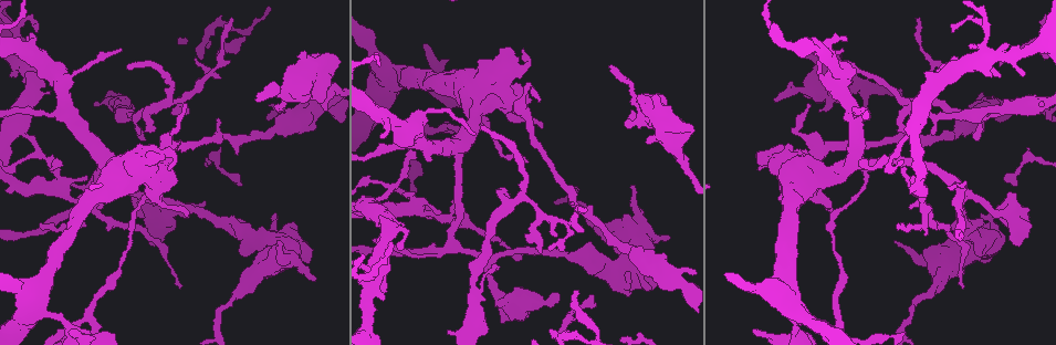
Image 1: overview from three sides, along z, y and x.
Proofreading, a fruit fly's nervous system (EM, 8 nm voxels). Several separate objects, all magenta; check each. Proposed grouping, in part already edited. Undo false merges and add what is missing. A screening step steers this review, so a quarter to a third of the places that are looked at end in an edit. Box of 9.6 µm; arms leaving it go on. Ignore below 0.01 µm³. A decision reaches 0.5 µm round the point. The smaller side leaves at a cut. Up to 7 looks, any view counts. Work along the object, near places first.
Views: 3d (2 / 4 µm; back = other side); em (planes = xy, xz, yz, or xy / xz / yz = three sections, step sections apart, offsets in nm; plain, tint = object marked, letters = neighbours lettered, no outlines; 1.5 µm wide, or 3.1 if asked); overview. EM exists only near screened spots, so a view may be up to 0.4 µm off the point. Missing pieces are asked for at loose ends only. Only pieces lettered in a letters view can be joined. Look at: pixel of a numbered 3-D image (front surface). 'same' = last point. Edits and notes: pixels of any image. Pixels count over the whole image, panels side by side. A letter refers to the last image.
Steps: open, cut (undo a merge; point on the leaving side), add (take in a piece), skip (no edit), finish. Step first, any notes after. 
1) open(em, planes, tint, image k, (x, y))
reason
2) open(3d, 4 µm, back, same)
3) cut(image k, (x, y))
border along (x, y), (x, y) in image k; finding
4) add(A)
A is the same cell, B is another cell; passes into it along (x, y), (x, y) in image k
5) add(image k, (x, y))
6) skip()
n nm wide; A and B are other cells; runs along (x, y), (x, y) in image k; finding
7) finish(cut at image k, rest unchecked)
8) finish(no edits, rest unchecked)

open(3d, 2 µm, image 1, (921, 43))
a narrow waist

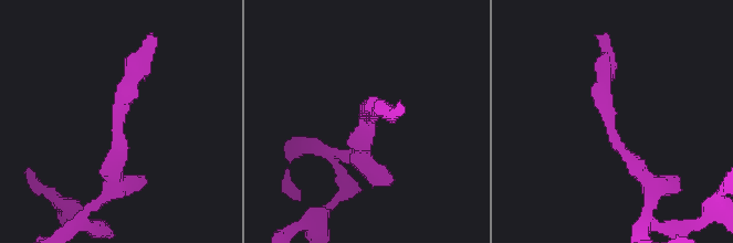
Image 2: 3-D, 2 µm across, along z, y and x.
open(em, planes, tint, image 2, (119, 122))
shape alone is not enough

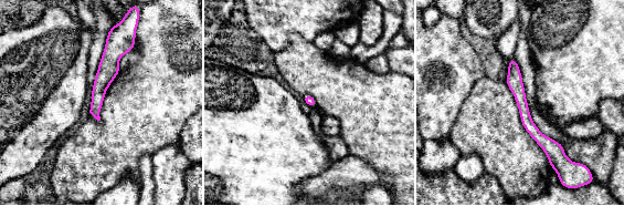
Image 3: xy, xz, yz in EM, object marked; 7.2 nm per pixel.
open(em, planes, letters, same)

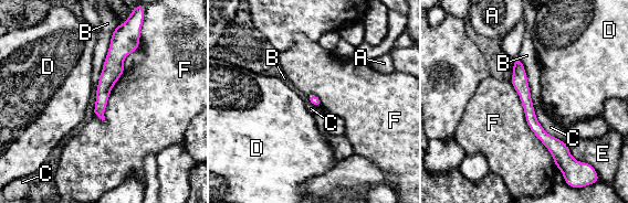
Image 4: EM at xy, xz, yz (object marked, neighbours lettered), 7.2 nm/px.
skip()
70 nm wide; F touches over 700 nm; A, B, C, D, E and F are other cells; one cell here

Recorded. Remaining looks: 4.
open(3d, 2 µm, image 1, (1003, 243))
branch stops here

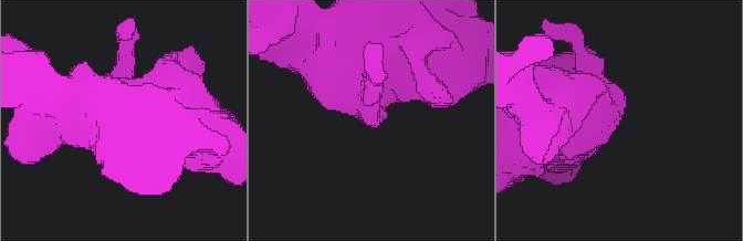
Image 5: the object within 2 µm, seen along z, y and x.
open(em, xy, step 8, letters, image 5, (620, 115))
now the EM

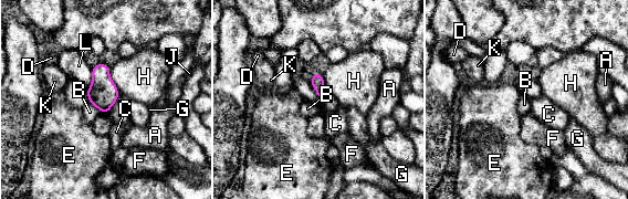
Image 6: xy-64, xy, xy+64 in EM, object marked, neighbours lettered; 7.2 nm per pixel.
open(em, planes, letters, same)
another direction

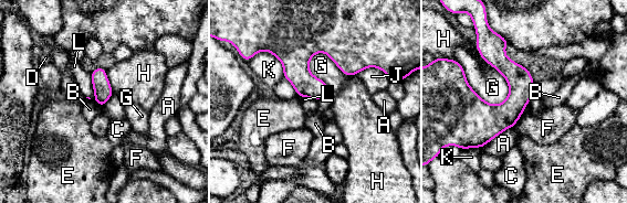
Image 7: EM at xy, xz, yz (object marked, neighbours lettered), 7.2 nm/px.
skip()
A, B, C, D, E, F, G, H, J, K and L are other cells; border along (90, 74), (94, 100) in image 7; no lettered piece goes on from it

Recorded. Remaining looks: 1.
open(em, planes, letters, image 1, (961, 286))
tapers out

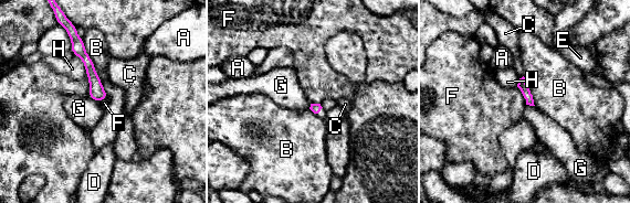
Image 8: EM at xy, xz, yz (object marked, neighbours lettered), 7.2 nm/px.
add(D)
70 nm wide; D is the same cell, A, B, C, E, F, G and H are other cells; passes into it along (315, 108), (319, 110), (322, 114) in image 8; the cell continues

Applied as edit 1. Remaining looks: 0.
finish(add at image 8, rest unchecked)

